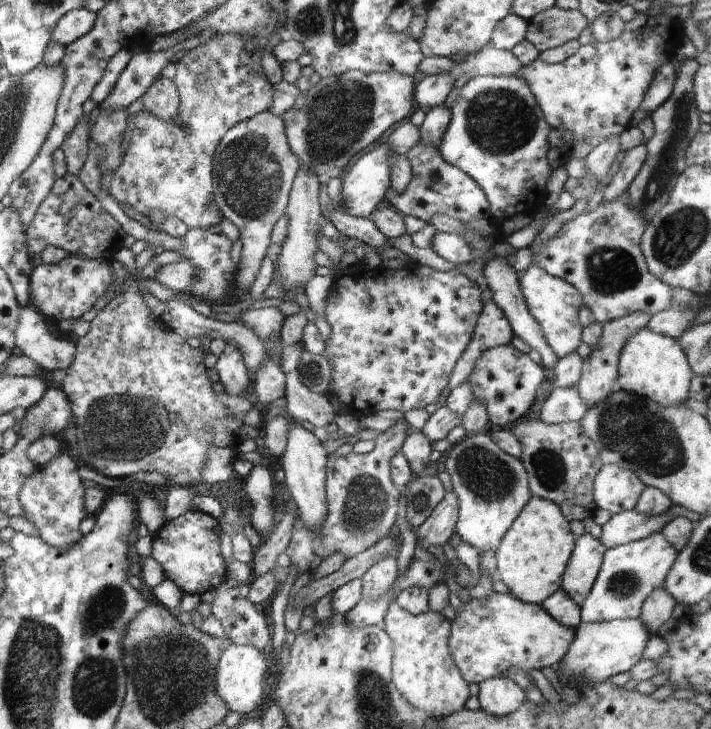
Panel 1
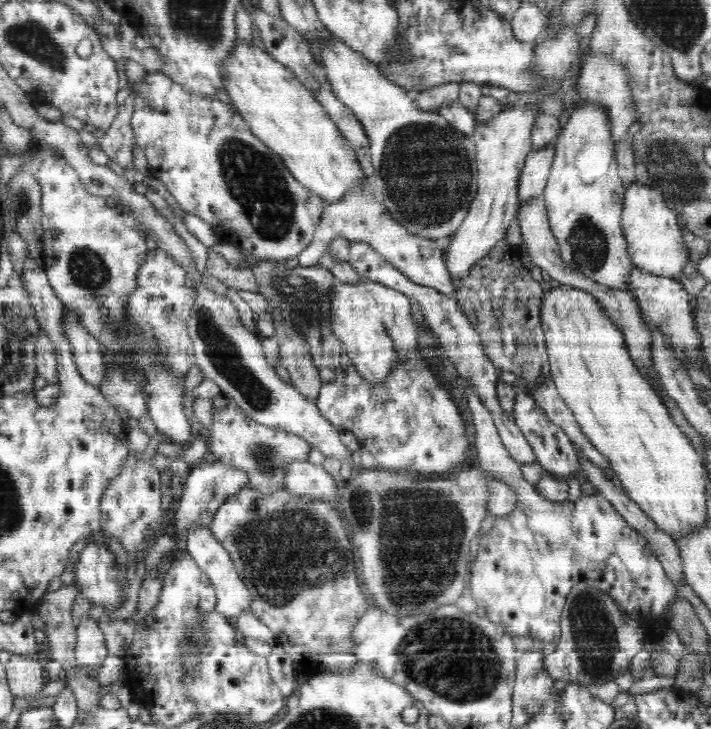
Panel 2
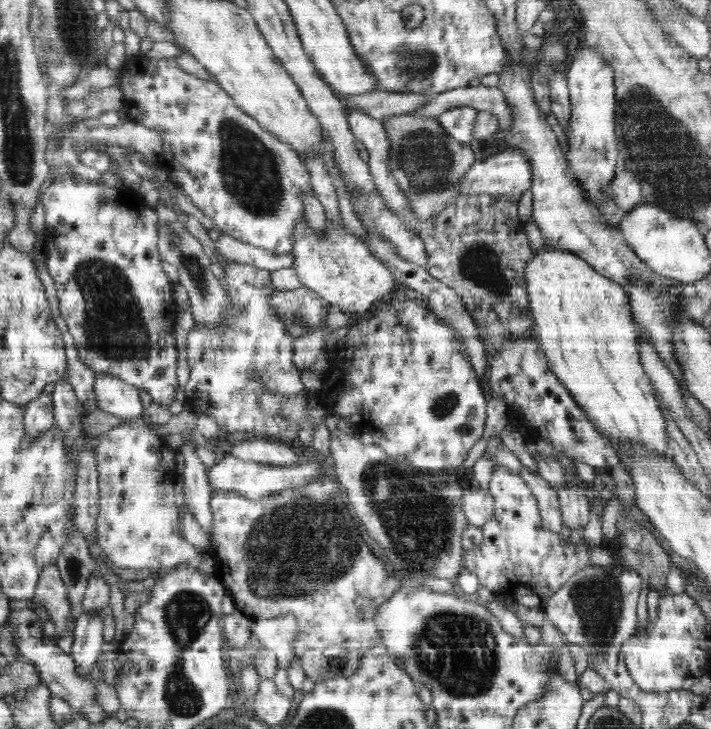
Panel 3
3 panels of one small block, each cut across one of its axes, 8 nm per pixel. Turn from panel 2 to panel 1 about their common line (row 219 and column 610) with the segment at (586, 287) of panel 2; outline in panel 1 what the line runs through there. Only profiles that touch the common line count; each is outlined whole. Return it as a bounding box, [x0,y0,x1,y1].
[600,509,668,549]

